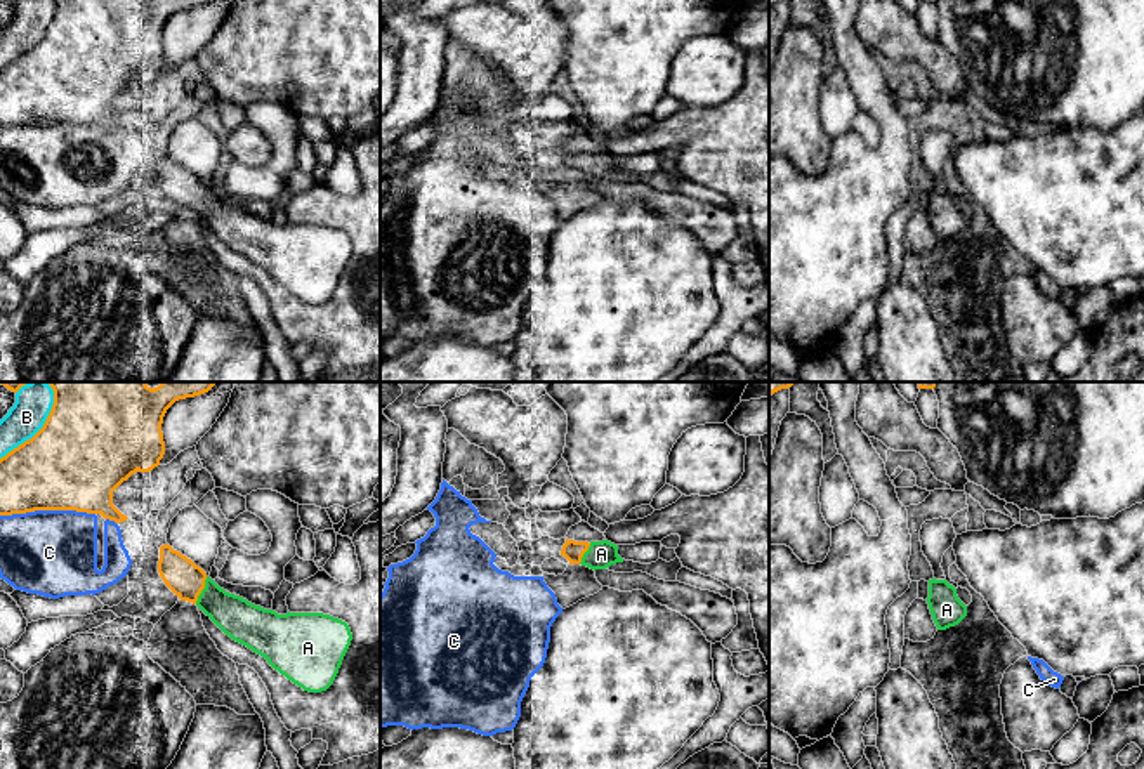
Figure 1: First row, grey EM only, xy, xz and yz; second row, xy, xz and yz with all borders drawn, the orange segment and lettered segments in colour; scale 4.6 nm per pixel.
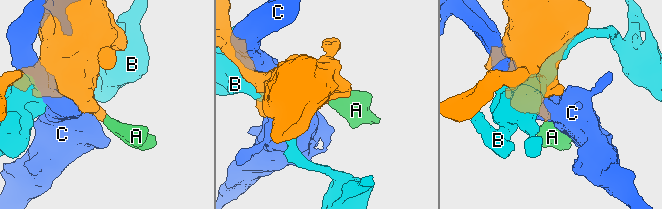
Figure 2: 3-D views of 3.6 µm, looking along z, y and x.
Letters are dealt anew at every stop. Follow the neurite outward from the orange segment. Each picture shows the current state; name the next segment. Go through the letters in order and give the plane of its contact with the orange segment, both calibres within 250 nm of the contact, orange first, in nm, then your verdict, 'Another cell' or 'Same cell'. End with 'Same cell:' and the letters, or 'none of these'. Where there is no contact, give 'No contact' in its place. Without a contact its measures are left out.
A: Touches orange in xy. Thickness 170 nm (orange) against 190 nm. Same cell
B: Touches orange in xy. Thickness 480 nm (orange) against 180 nm. Another cell
C: Touches orange in xy. Thickness 440 nm (orange) against 400 nm. Another cell
Same cell: A

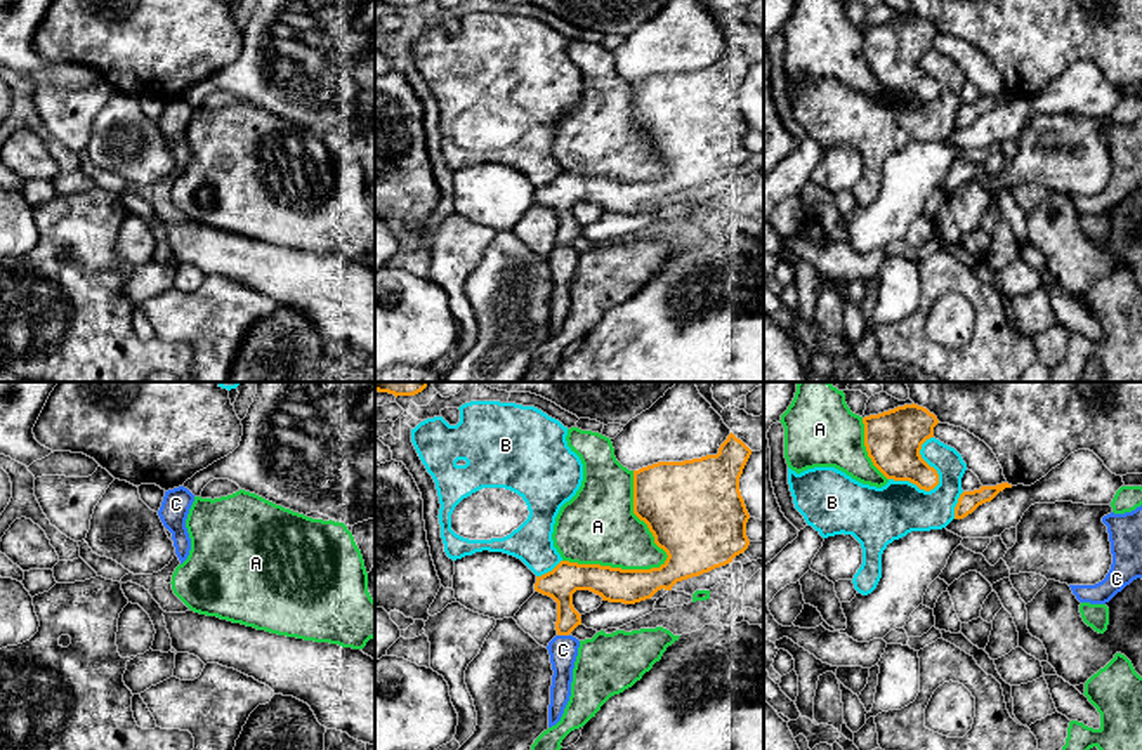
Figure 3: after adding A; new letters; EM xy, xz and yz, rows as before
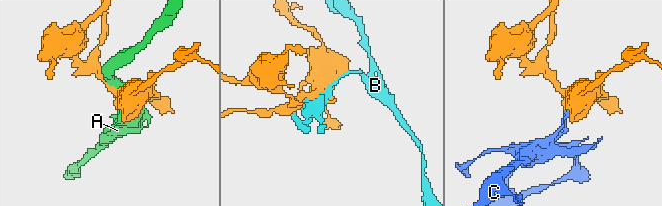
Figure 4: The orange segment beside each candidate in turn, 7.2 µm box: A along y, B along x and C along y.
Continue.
A: Touches orange in xz. Thickness 380 nm (orange) against 280 nm. Another cell
B: Touches orange in yz. Thickness 220 nm (orange) against 260 nm. Another cell
C: Touches orange in xz. Thickness 150 nm (orange) against 140 nm. Another cell
Same cell: none of these

